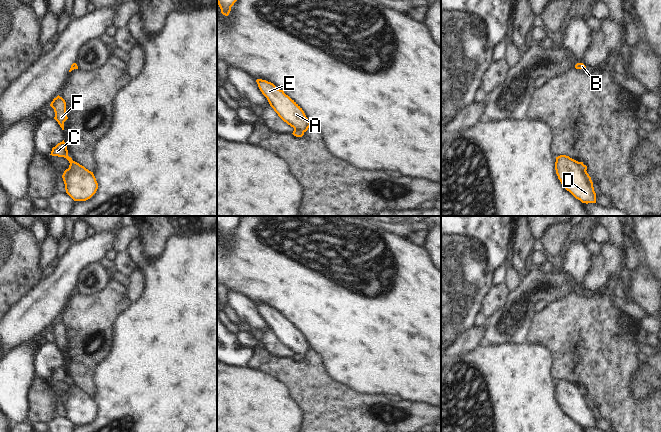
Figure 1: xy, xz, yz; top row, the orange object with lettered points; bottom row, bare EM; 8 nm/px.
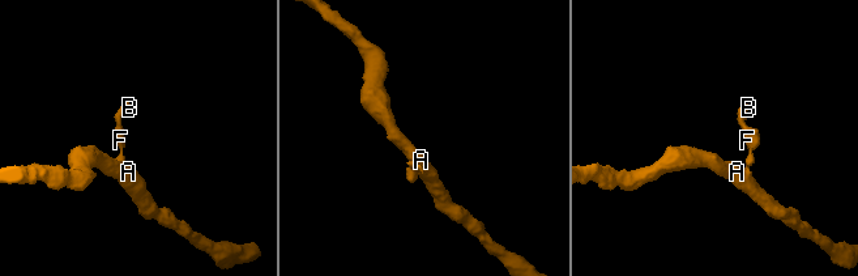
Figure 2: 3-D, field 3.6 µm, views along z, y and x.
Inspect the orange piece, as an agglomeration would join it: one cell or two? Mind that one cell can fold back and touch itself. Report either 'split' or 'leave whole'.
split

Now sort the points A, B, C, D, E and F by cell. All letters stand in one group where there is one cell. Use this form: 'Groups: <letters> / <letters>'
Groups: A D E / B C F.

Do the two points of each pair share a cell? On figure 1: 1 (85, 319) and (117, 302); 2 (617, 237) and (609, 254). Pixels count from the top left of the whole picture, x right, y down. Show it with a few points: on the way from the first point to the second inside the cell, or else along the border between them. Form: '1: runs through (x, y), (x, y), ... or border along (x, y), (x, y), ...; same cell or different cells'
1: runs through (93, 316), (109, 302); same cell
2: border along (623, 226), (623, 244), (620, 246); different cells

